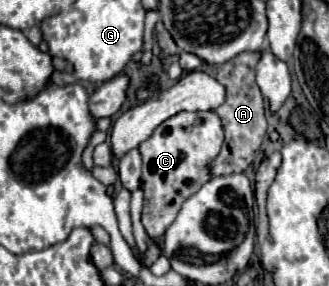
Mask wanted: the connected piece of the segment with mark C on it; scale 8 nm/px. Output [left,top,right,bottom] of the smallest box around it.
[139,111,223,239]

